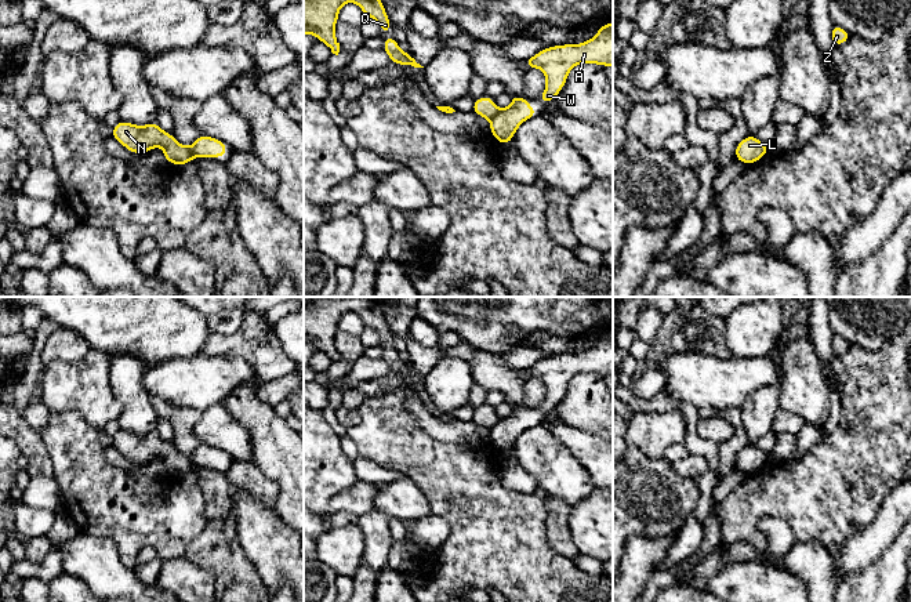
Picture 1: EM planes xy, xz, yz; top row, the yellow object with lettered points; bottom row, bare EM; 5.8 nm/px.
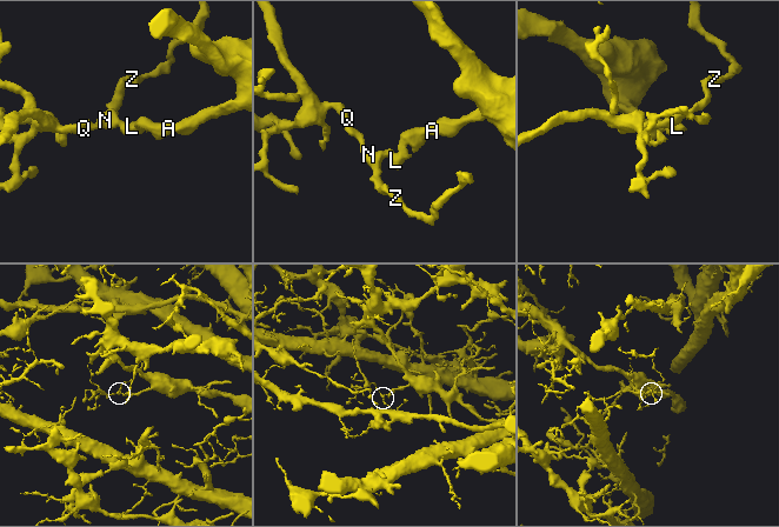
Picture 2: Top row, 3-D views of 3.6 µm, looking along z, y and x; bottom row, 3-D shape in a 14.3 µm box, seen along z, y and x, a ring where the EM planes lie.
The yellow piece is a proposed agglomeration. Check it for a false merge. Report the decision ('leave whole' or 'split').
split

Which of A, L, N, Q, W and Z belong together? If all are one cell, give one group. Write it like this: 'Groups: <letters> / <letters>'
Groups: A L W / N Q Z

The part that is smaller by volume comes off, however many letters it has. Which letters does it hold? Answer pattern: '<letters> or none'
N, Q, Z

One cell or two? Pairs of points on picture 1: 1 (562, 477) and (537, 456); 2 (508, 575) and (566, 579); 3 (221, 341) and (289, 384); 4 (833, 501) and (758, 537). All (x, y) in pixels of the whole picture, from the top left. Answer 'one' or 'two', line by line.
1: one
2: one
3: two
4: one

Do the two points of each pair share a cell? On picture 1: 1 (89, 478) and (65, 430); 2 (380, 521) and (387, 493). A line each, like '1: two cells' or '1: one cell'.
1: one cell
2: two cells

